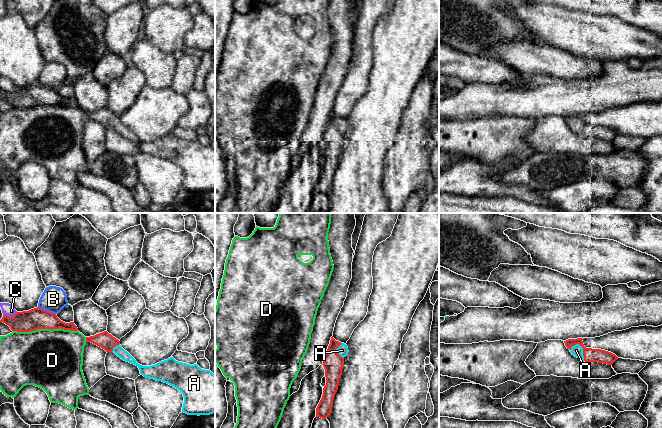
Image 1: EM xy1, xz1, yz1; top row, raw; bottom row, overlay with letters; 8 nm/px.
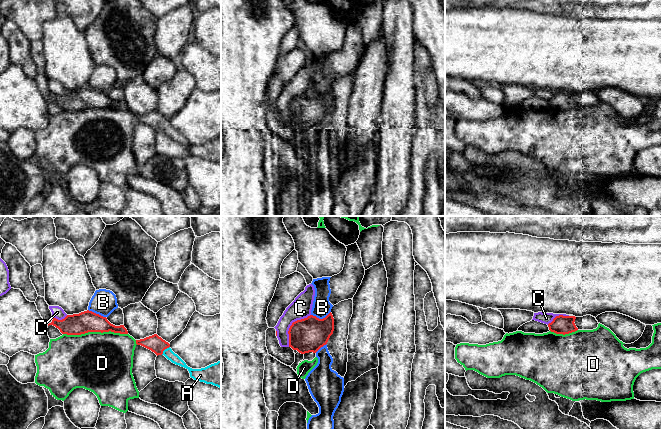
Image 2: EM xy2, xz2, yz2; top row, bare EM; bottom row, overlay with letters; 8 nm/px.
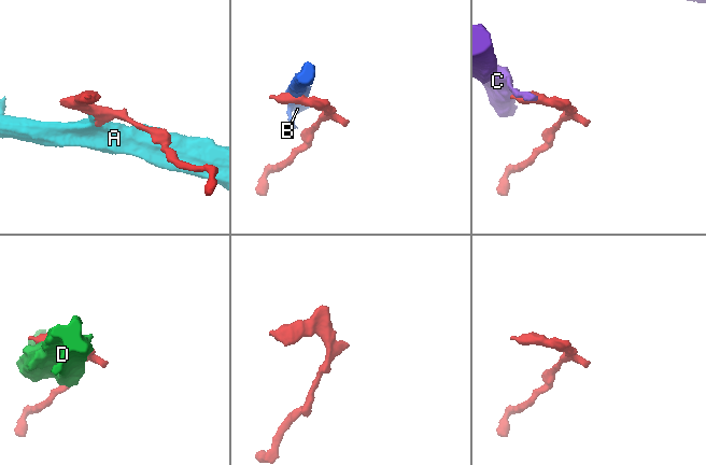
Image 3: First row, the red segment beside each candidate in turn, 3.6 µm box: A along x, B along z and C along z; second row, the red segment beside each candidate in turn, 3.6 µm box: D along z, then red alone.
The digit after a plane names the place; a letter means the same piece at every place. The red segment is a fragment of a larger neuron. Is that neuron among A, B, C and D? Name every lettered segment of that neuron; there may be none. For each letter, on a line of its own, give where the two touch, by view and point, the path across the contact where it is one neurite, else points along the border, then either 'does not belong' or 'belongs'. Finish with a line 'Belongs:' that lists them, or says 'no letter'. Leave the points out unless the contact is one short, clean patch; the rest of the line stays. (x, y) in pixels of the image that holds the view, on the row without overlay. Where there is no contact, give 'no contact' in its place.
A: yz1 (583, 125) | across yz1 (590, 131), (583, 125), (576, 126) | belongs
B: xz2 (320, 95) | along xz2 (330, 87), (322, 94), (311, 91) | does not belong
C: xz2 (290, 102) | along xz2 (310, 90), (292, 99), (288, 107), (288, 122) | does not belong
D: xy1 (45, 104) | does not belong
Belongs: A

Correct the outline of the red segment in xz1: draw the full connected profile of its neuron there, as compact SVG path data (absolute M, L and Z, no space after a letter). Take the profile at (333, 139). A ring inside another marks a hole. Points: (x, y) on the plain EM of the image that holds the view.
M331 113L327 128L323 134L326 161L323 164L322 174L316 184L316 193L326 195L332 188L333 176L338 166L339 156L344 143L344 134L348 131L346 120Z

